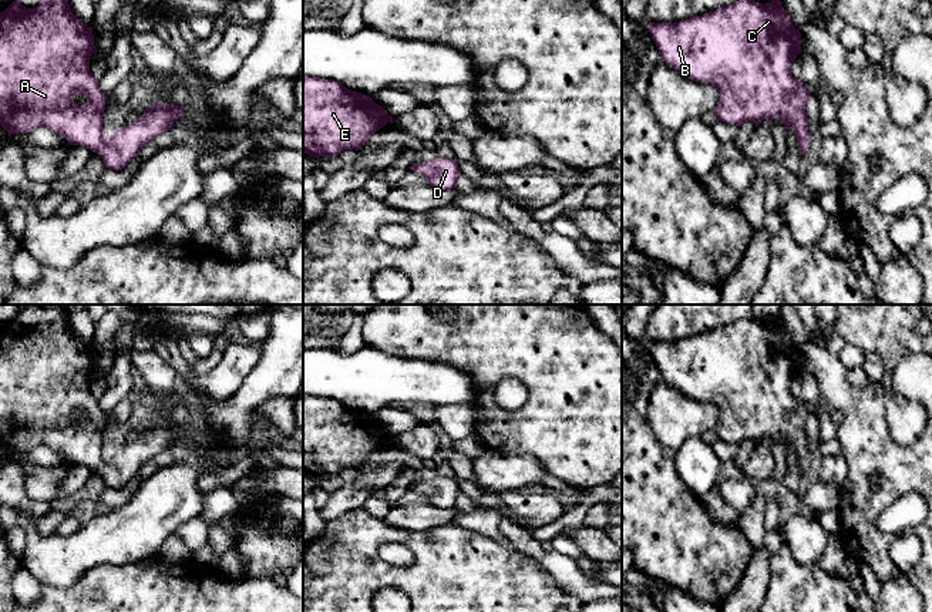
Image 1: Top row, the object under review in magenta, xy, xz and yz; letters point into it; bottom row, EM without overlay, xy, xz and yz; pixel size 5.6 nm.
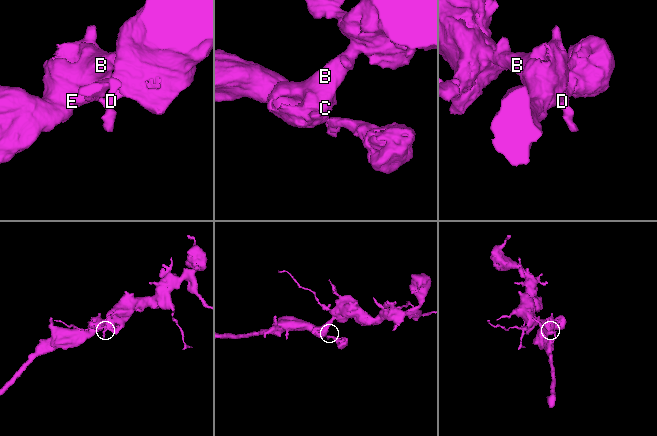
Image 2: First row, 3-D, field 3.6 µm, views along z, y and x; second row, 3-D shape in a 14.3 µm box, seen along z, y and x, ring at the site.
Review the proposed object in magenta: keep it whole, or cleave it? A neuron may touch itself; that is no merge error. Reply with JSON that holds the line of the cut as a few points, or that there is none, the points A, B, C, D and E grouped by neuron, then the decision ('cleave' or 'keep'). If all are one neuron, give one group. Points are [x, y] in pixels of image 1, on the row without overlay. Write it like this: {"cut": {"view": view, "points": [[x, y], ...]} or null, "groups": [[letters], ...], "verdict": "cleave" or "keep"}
{"cut": null, "groups": [["A", "B", "C", "D", "E"]], "verdict": "keep"}

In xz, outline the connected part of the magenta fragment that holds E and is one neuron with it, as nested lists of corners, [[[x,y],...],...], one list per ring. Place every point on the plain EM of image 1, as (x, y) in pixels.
[[[303,394],[303,471],[313,477],[337,475],[343,468],[359,470],[371,453],[393,438],[370,414],[347,408],[334,399]]]

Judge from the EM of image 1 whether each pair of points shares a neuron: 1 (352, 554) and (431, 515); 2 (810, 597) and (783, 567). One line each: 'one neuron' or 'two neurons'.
1: two neurons
2: one neuron

